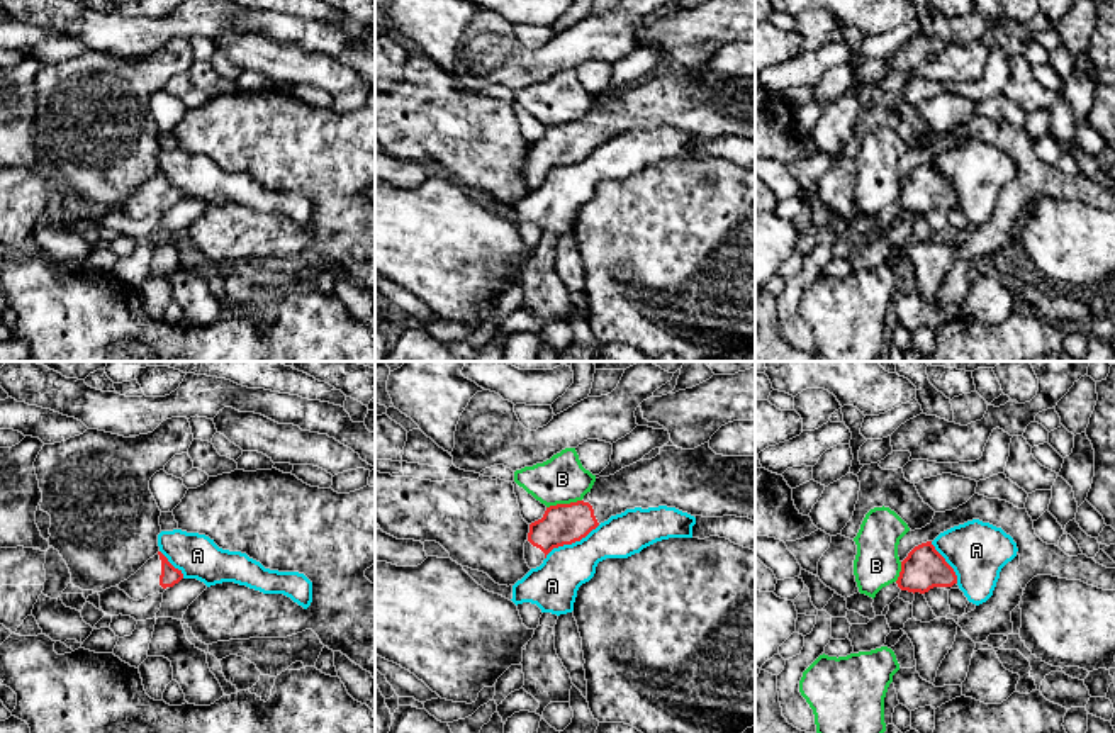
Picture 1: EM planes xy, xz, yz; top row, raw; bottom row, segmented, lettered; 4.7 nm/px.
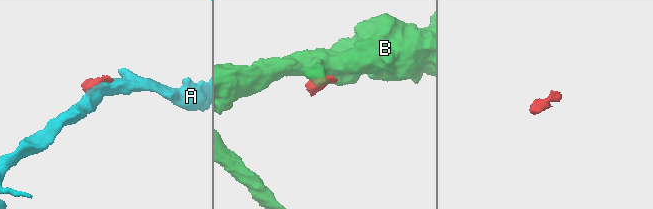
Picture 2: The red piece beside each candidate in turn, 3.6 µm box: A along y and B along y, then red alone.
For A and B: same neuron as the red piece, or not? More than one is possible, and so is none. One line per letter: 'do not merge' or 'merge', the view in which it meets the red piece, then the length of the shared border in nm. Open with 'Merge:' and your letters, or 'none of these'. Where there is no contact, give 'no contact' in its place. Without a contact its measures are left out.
Merge: none of these
A: do not merge; meets red in xz; contact 300 nm long
B: do not merge; meets red in xz; contact 170 nm long

